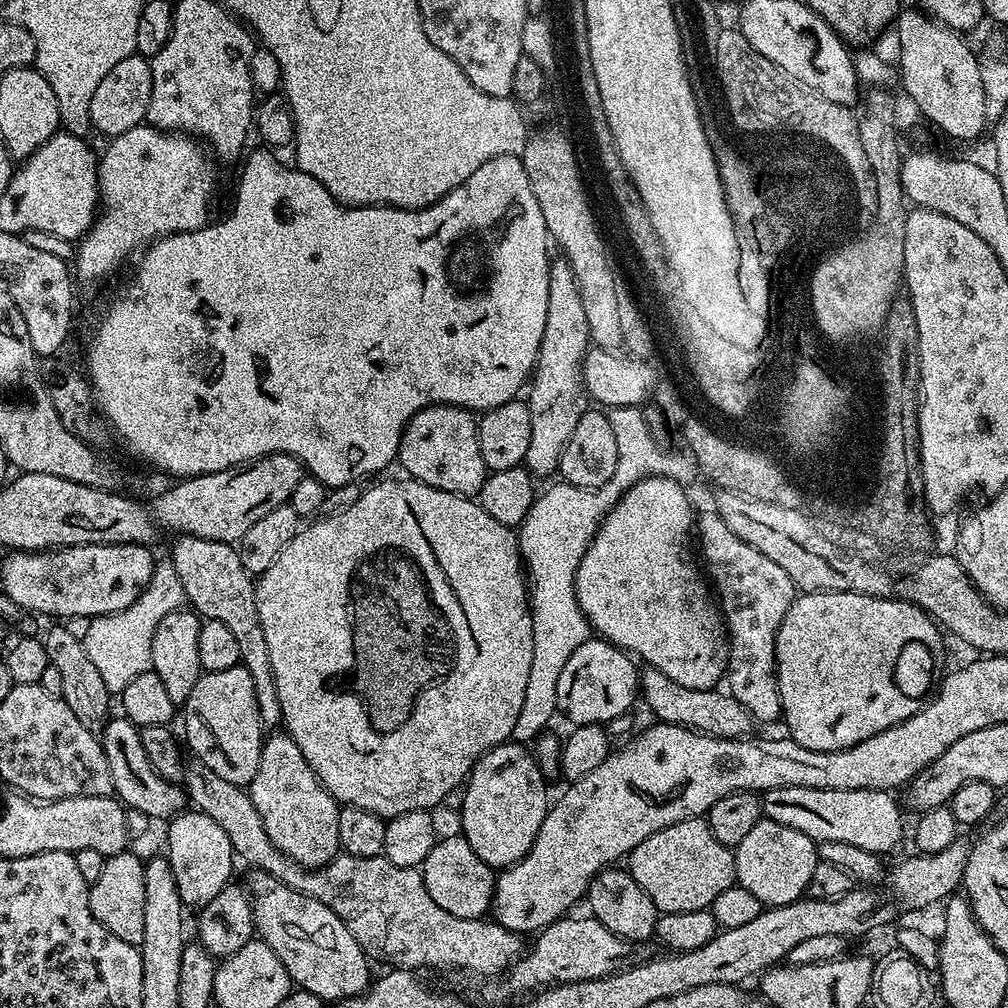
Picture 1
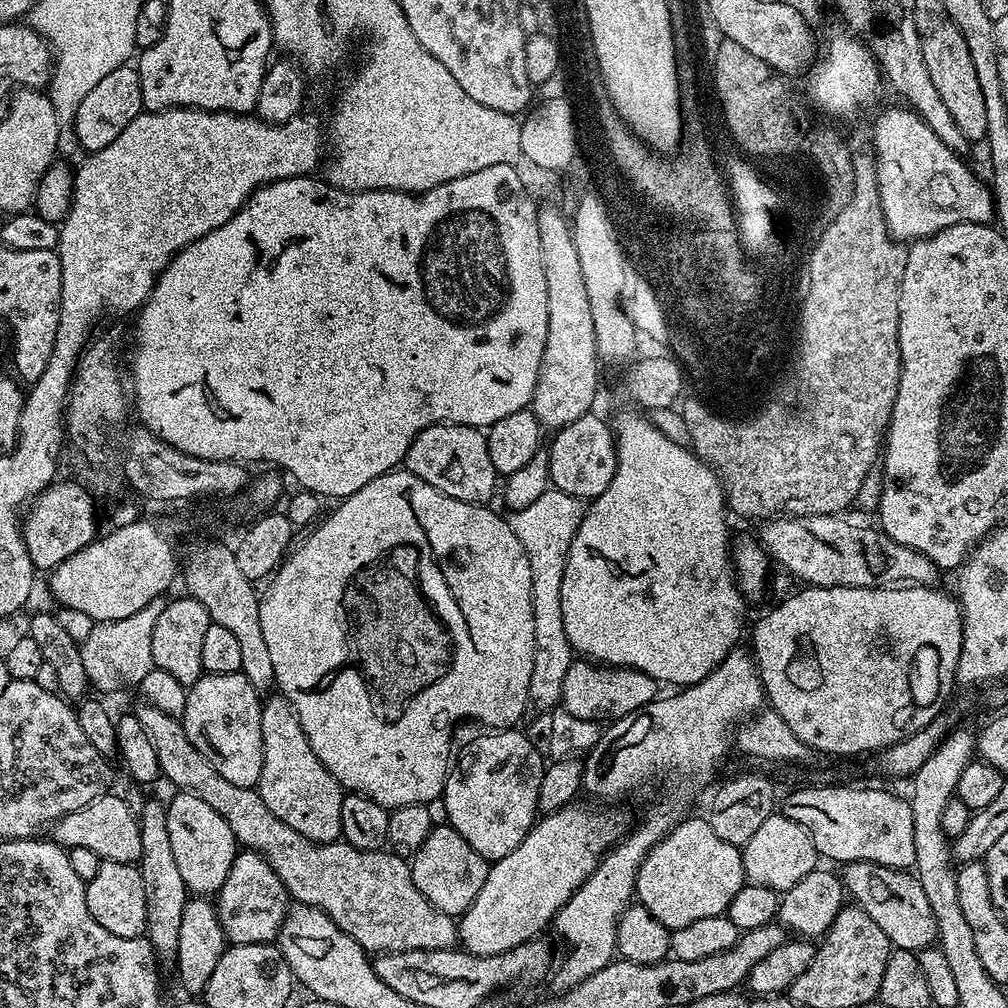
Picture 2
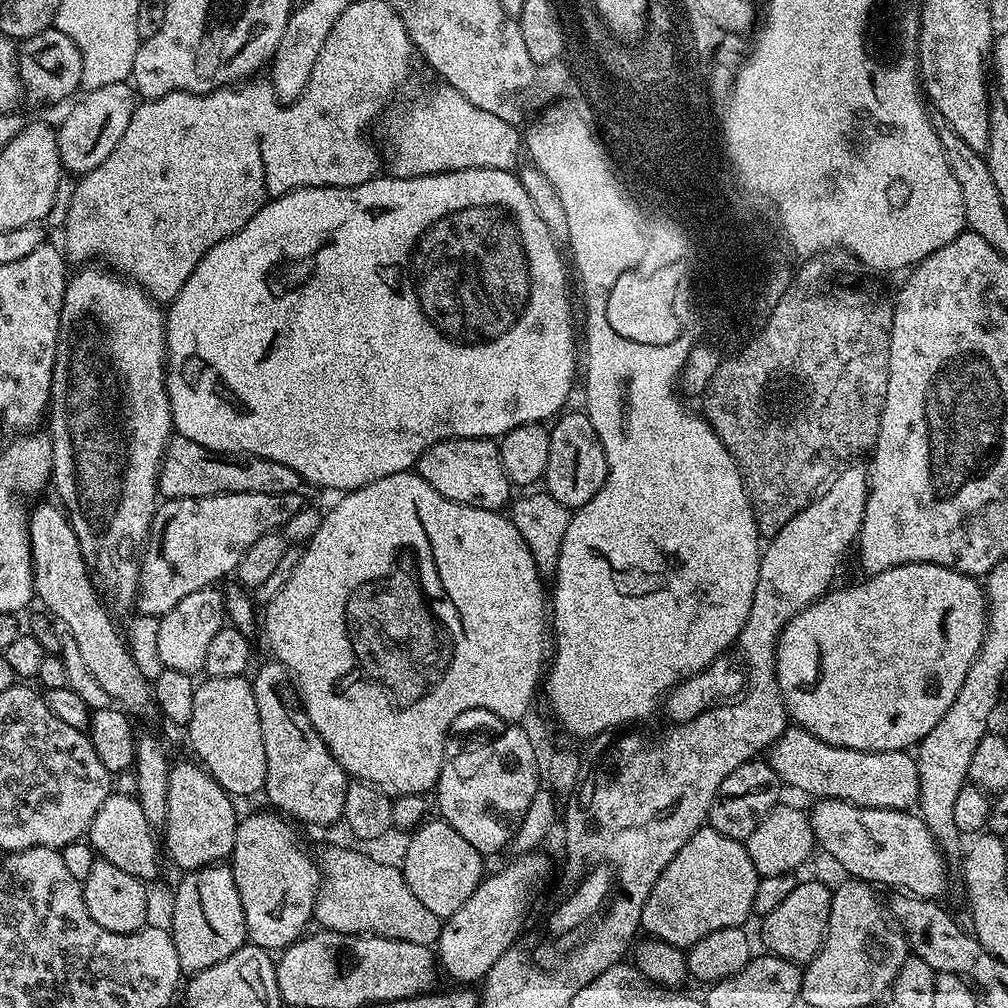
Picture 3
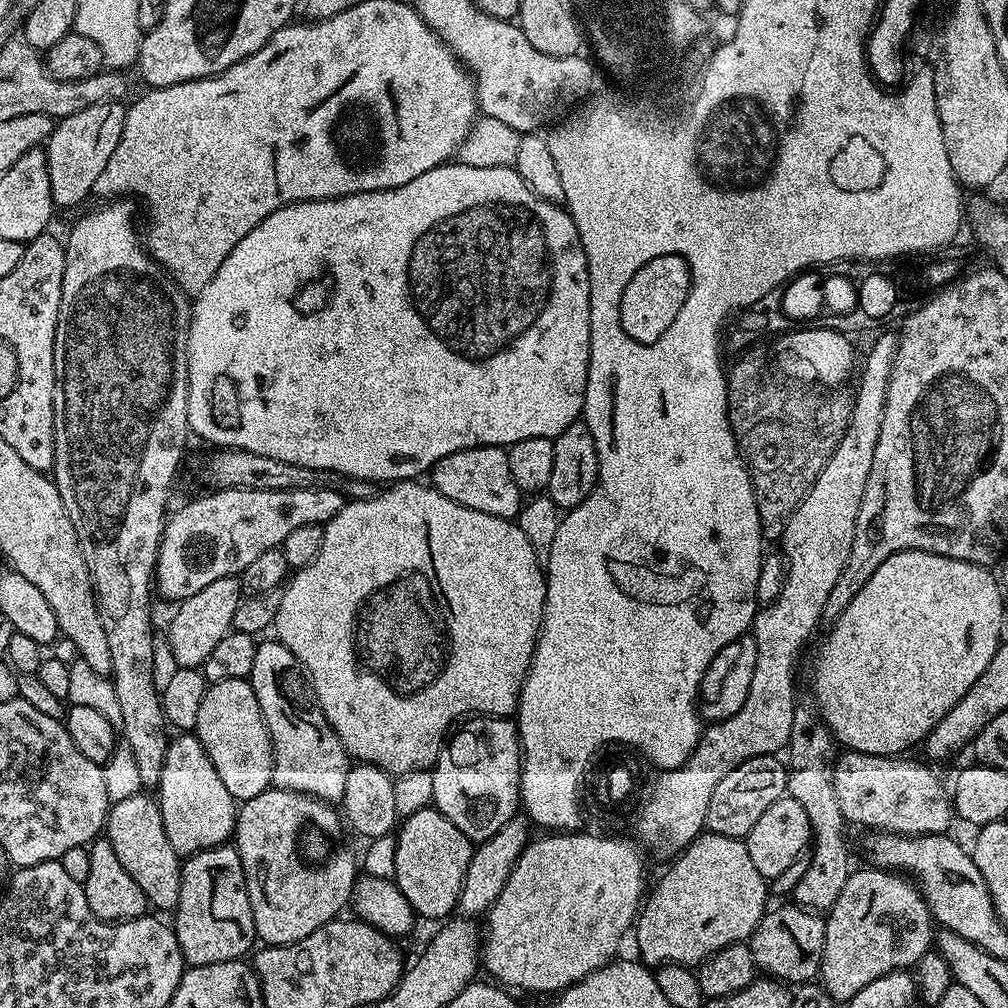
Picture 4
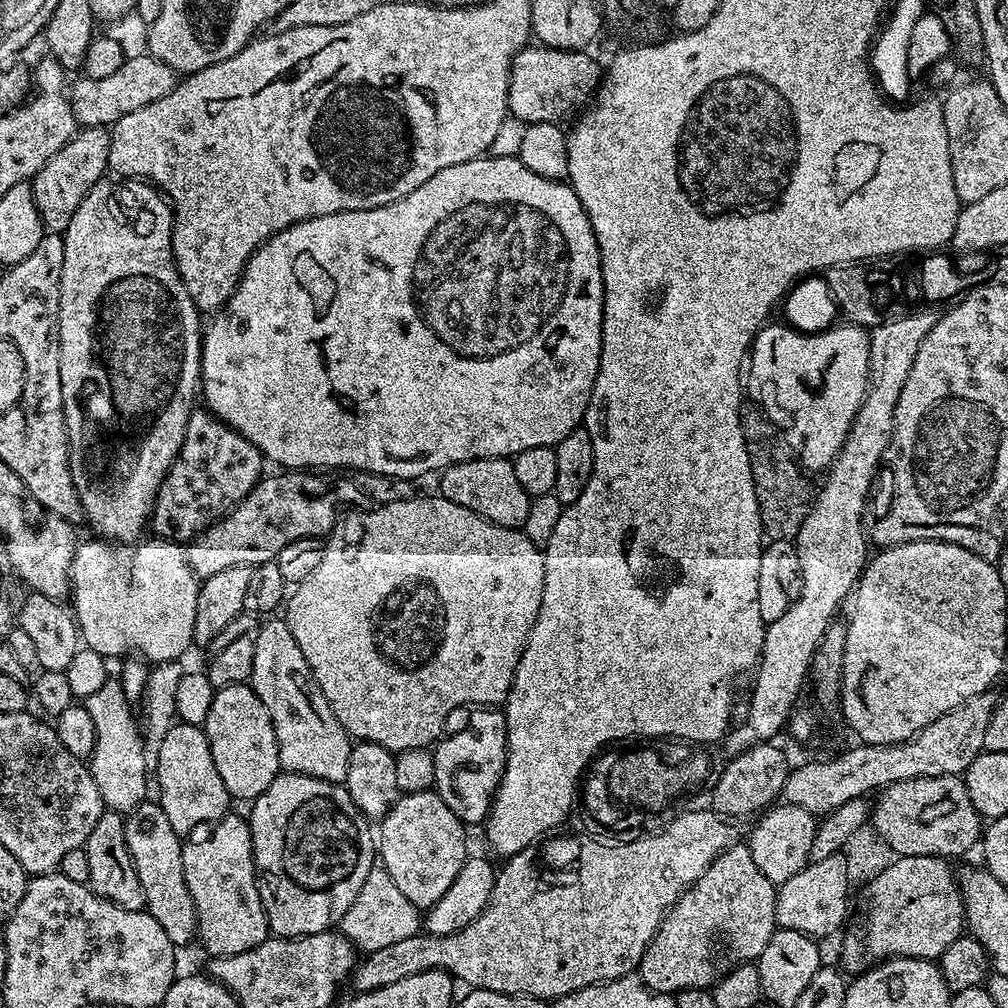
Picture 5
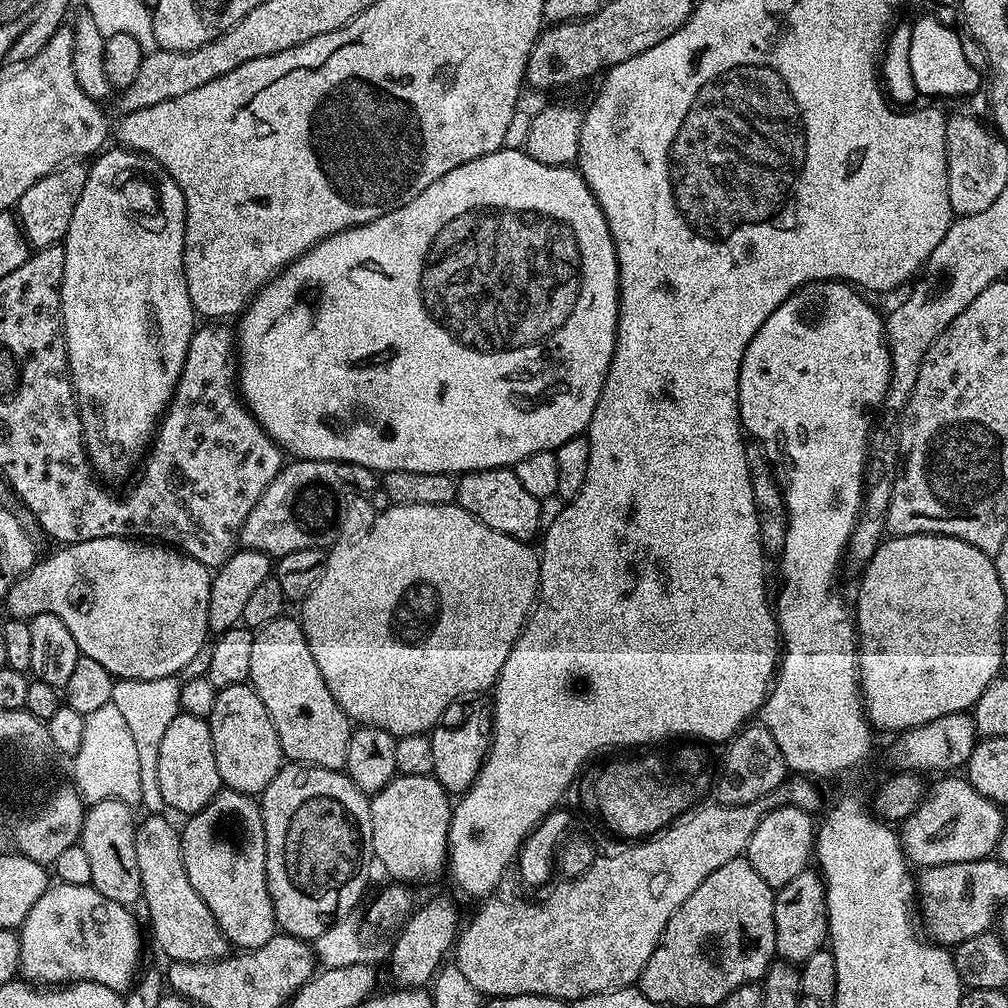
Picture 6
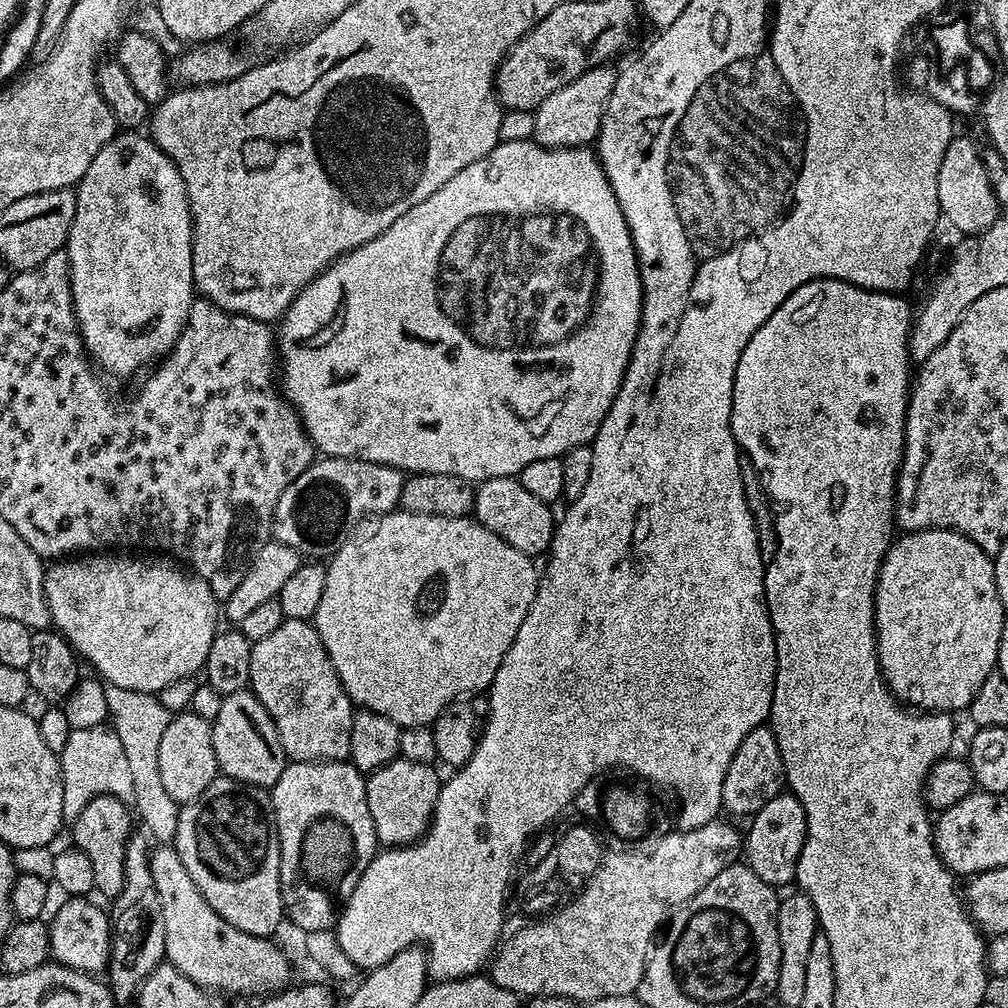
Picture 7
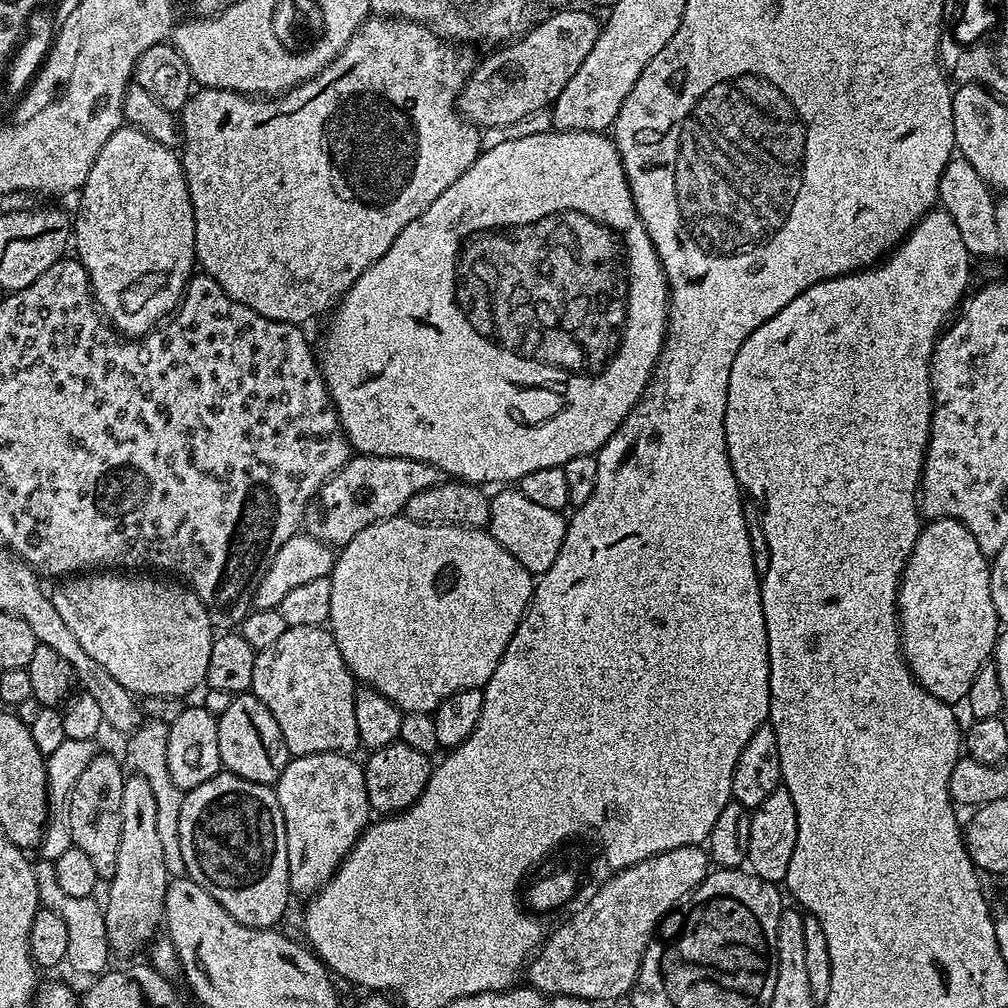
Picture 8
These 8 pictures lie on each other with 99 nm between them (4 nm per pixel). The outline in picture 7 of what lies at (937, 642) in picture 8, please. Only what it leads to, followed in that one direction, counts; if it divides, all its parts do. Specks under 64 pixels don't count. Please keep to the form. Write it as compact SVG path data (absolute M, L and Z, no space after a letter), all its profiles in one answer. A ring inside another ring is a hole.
M926 528L922 532L909 532L901 535L889 548L880 563L880 573L876 583L876 601L874 614L876 615L876 653L880 659L880 672L884 682L891 690L893 696L901 704L912 710L925 712L947 712L956 714L956 711L967 709L968 703L978 694L982 682L992 673L998 658L998 642L1002 638L1002 626L1006 622L1006 610L998 598L996 585L996 565L993 557L987 556L975 542L965 536L963 532L954 532L946 528Z

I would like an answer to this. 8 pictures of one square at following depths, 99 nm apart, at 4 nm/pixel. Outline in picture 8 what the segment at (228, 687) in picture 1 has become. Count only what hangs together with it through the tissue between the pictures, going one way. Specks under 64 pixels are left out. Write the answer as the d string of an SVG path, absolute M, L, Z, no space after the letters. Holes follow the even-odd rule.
M251 694L233 695L230 706L226 706L226 710L218 717L216 725L221 765L227 771L250 782L275 785L282 770L286 770L290 753L282 738L282 730L278 730L278 722L274 722L274 714L266 710L266 706L258 697Z

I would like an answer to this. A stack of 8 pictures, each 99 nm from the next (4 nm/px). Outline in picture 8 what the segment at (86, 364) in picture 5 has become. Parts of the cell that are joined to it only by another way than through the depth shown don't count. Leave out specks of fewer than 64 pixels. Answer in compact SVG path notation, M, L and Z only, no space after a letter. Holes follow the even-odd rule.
M121 126L106 142L106 146L102 146L98 158L94 158L94 166L90 166L90 174L86 178L84 187L78 193L78 199L80 199L80 209L74 212L74 252L76 248L75 255L82 262L86 274L90 278L92 294L101 313L106 317L109 325L123 337L147 336L161 321L171 317L179 309L184 298L184 290L197 267L194 214L192 213L192 203L186 186L181 157L173 149L162 146L162 142L154 142L154 138L142 134L142 130L131 126Z

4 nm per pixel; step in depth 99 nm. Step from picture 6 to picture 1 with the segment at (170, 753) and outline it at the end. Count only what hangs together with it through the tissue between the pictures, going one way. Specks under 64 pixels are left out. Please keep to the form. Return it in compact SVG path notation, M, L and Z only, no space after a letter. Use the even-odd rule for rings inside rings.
M185 810L179 816L167 821L168 865L174 874L174 886L178 886L180 901L189 909L204 908L233 879L232 860L234 853L226 830L206 814L195 810Z

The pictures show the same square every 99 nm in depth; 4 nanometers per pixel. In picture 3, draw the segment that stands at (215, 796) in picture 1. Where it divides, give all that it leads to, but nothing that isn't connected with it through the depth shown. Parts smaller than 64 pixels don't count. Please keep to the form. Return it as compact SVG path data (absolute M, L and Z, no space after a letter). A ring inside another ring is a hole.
M53 504L33 507L28 517L35 599L41 600L64 623L66 631L74 634L74 643L82 653L90 674L94 674L94 682L98 682L98 686L106 690L109 701L115 707L134 718L156 718L158 709L152 696L151 683L142 674L142 670L138 670L121 629L119 632L112 621L113 613L106 607L90 575L88 563L82 558L82 550L78 546L72 523L63 507ZM324 848L320 856L318 852L318 863L322 883L316 896L314 920L321 929L435 945L442 927L441 917L410 894L410 886L406 886L406 878L397 865L395 868L392 864L383 864L352 848Z

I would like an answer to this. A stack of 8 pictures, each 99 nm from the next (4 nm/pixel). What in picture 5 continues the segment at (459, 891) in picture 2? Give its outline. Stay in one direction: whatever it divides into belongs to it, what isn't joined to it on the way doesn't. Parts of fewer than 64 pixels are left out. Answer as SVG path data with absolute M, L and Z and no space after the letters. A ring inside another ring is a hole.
M435 790L427 792L406 792L397 799L396 805L384 815L378 824L378 860L390 874L398 889L419 910L427 910L434 906L450 890L450 882L458 878L458 870L462 870L464 861L470 855L466 825L442 802Z

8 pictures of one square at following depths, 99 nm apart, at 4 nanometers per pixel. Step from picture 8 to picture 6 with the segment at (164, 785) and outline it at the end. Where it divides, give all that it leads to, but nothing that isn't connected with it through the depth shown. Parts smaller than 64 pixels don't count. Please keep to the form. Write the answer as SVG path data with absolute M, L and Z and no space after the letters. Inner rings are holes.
M176 676L154 678L153 680L117 679L112 685L112 703L118 706L126 727L134 738L134 747L138 749L138 771L142 777L142 808L148 814L160 814L166 805L162 798L162 786L158 786L158 746L162 746L162 738L170 722L179 716L180 685Z

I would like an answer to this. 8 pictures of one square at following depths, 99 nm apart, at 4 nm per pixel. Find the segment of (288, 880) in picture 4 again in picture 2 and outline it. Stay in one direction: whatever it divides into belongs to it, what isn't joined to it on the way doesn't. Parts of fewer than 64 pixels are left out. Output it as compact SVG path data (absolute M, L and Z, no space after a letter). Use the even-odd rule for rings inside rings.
M237 851L234 862L230 866L230 874L226 874L226 882L222 882L220 891L214 900L216 913L224 931L224 939L233 944L267 944L275 941L280 934L280 927L290 907L288 891L282 886L278 874L259 856L257 852Z

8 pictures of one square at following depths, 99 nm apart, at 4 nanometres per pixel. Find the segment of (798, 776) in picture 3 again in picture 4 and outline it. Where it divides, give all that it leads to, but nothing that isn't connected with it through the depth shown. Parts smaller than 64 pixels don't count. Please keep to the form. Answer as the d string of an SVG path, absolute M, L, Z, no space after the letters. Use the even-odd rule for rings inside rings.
M844 750L836 757L832 770L834 794L838 794L838 806L849 825L861 824L876 832L893 832L899 836L943 836L949 831L954 809L952 797L947 787L940 785L940 780L927 768L927 763L919 764L916 760L904 760L903 755L875 756Z

